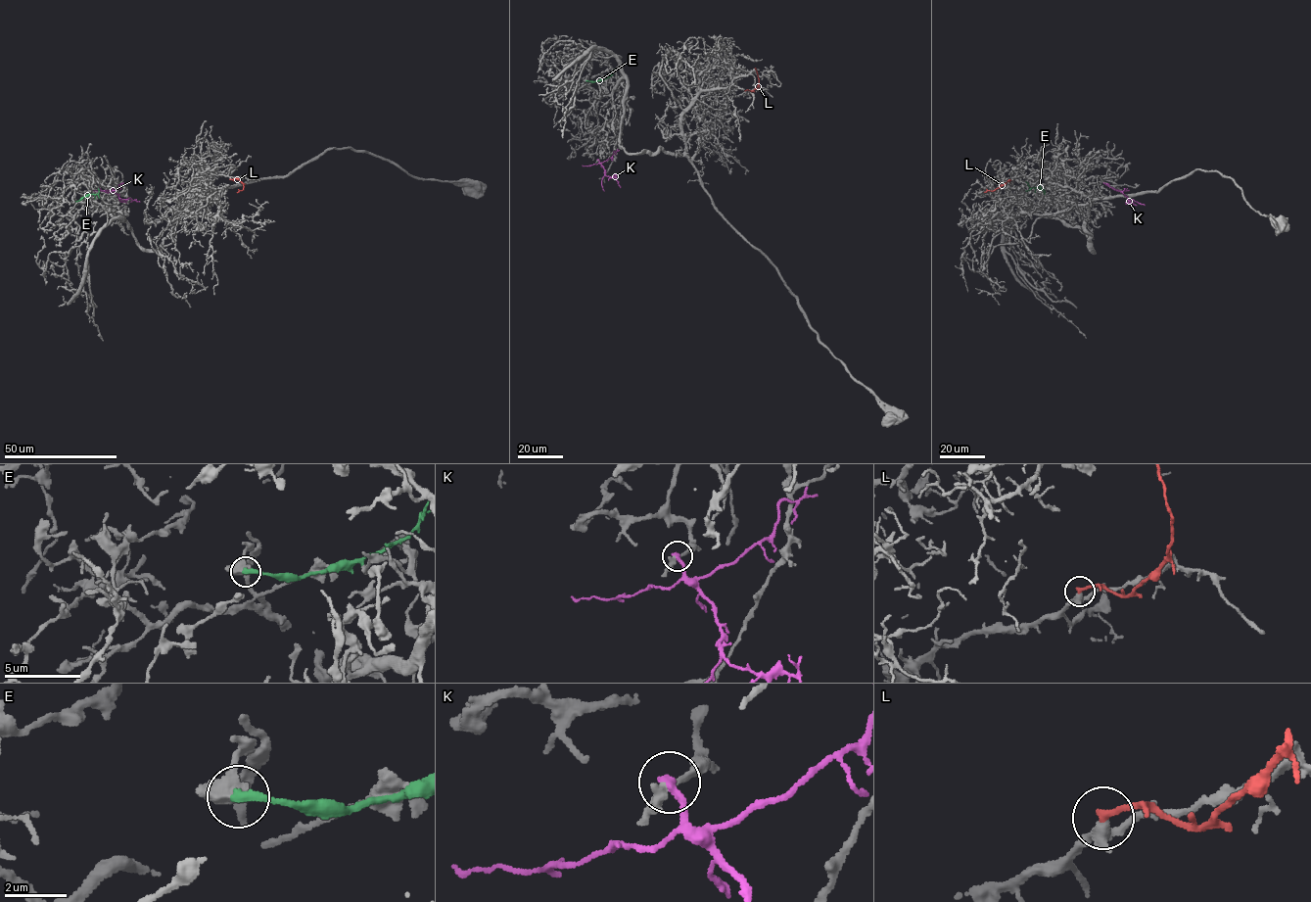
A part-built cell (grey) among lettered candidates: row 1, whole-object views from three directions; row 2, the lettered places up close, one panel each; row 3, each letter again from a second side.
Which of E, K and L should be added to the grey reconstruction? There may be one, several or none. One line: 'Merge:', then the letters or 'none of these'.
Merge: L

